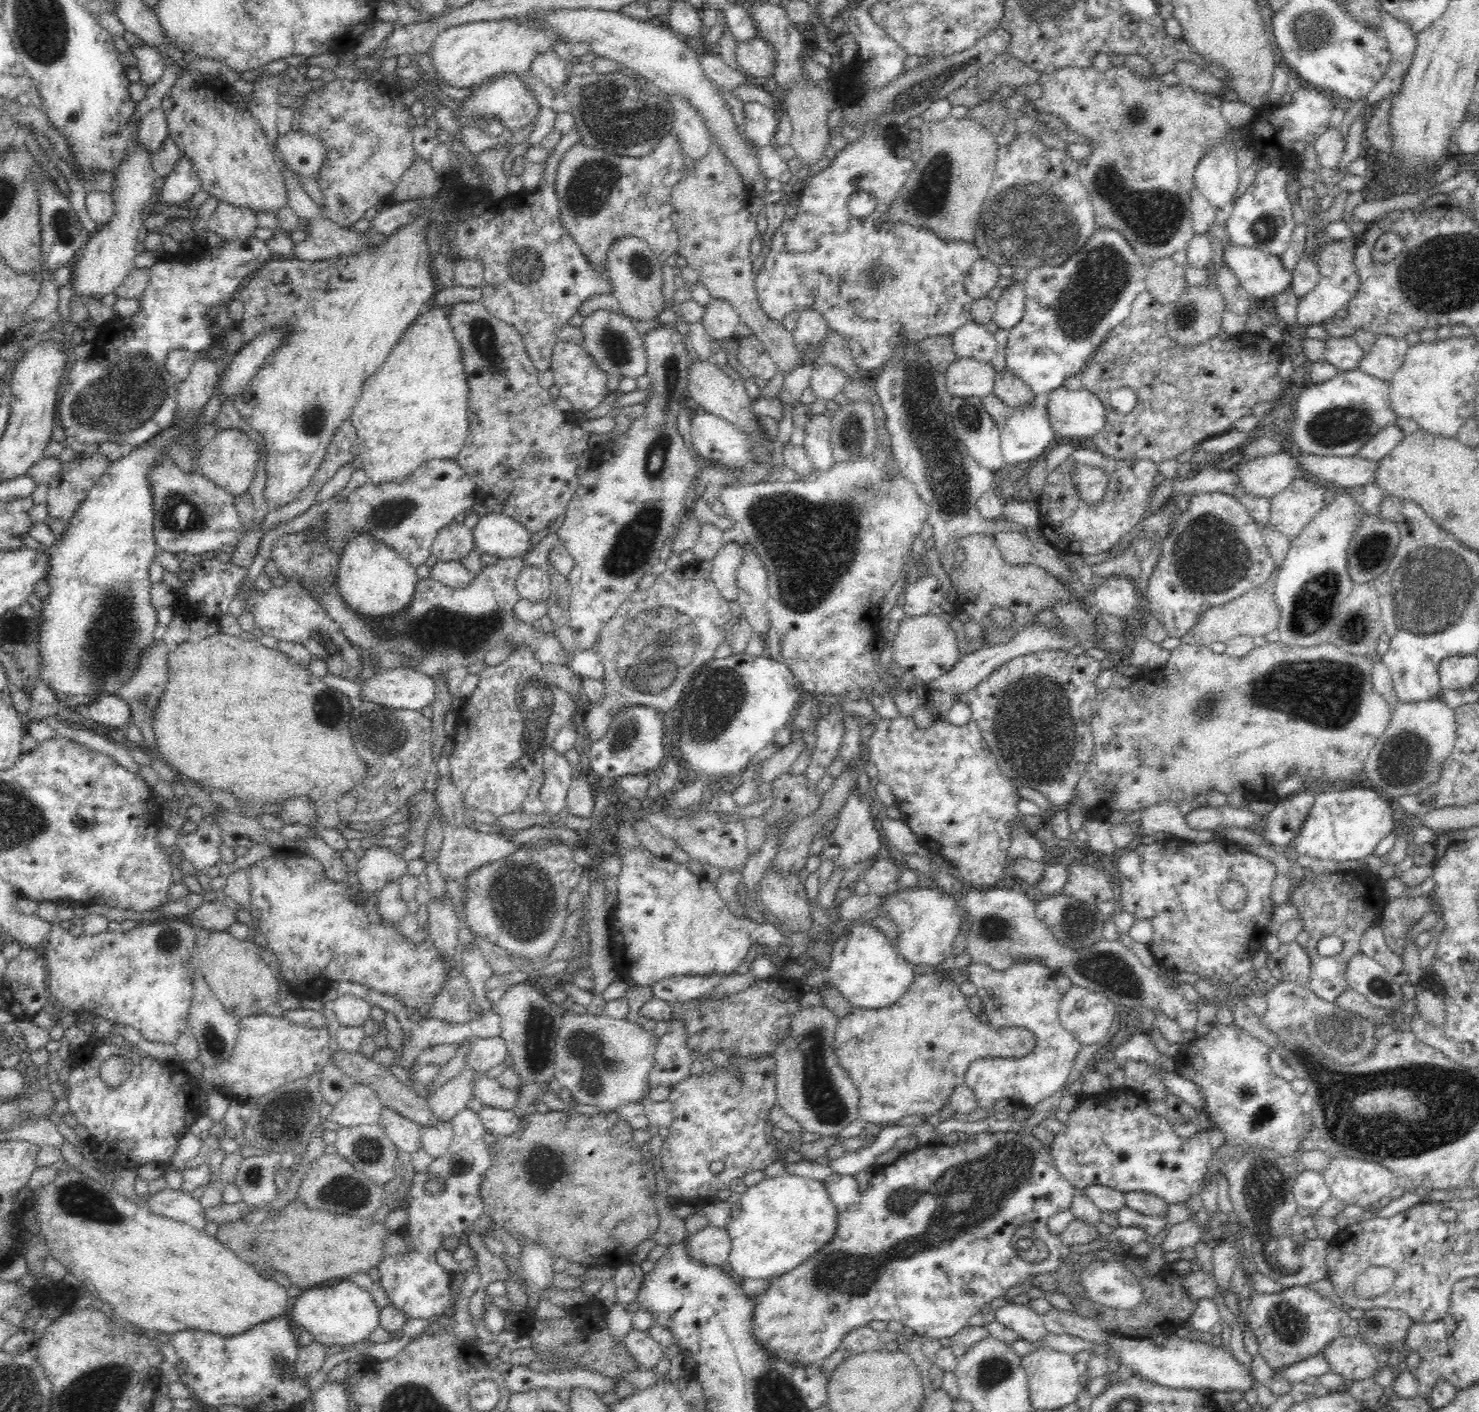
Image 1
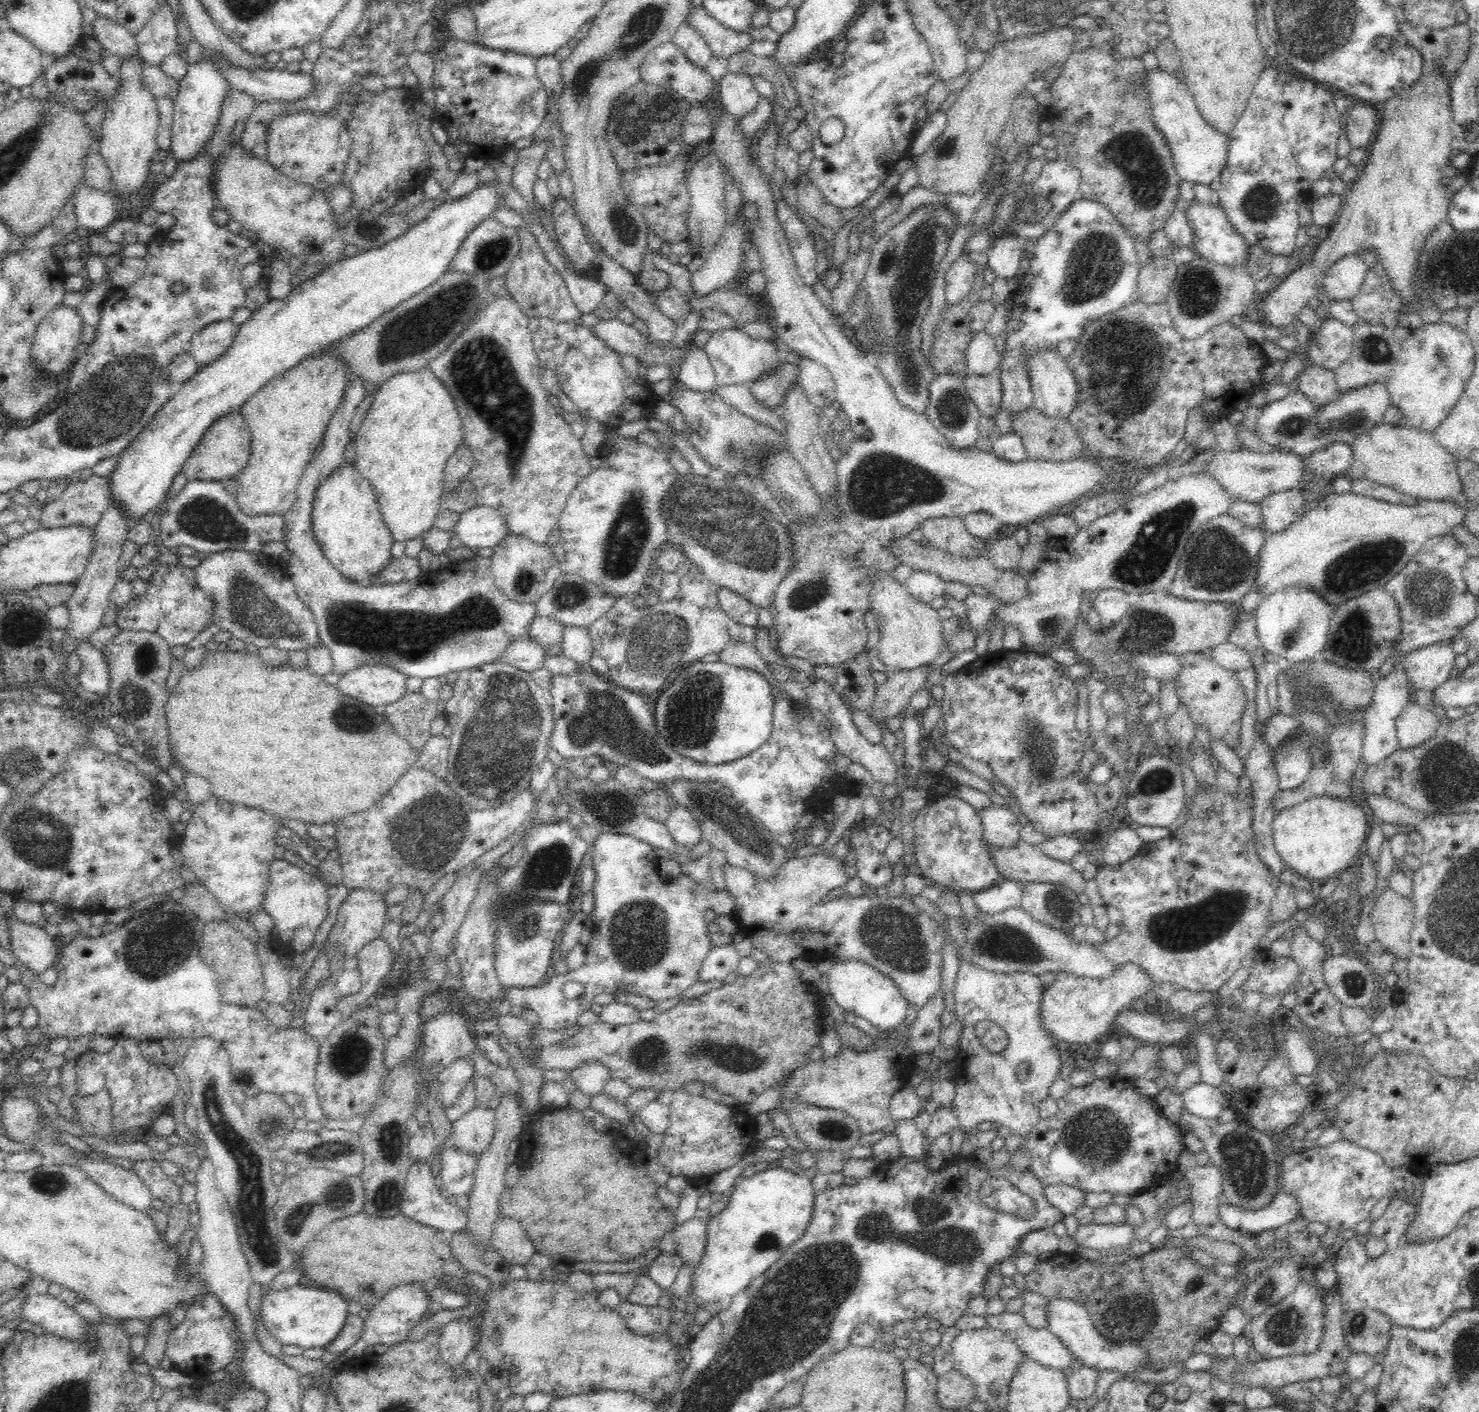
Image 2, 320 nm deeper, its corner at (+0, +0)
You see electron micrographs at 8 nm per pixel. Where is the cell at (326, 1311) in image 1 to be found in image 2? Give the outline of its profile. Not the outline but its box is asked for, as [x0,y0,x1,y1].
[260,1286,348,1348]

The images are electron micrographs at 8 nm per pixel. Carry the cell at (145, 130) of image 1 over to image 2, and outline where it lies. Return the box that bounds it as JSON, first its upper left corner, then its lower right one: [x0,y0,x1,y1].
[92,14,139,57]

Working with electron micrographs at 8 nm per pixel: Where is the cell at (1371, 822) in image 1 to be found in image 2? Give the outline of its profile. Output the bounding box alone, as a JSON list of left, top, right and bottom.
[1272,795,1369,881]

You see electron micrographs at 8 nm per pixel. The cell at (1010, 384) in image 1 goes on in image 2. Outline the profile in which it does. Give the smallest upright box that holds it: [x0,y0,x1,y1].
[1012,407,1089,462]

